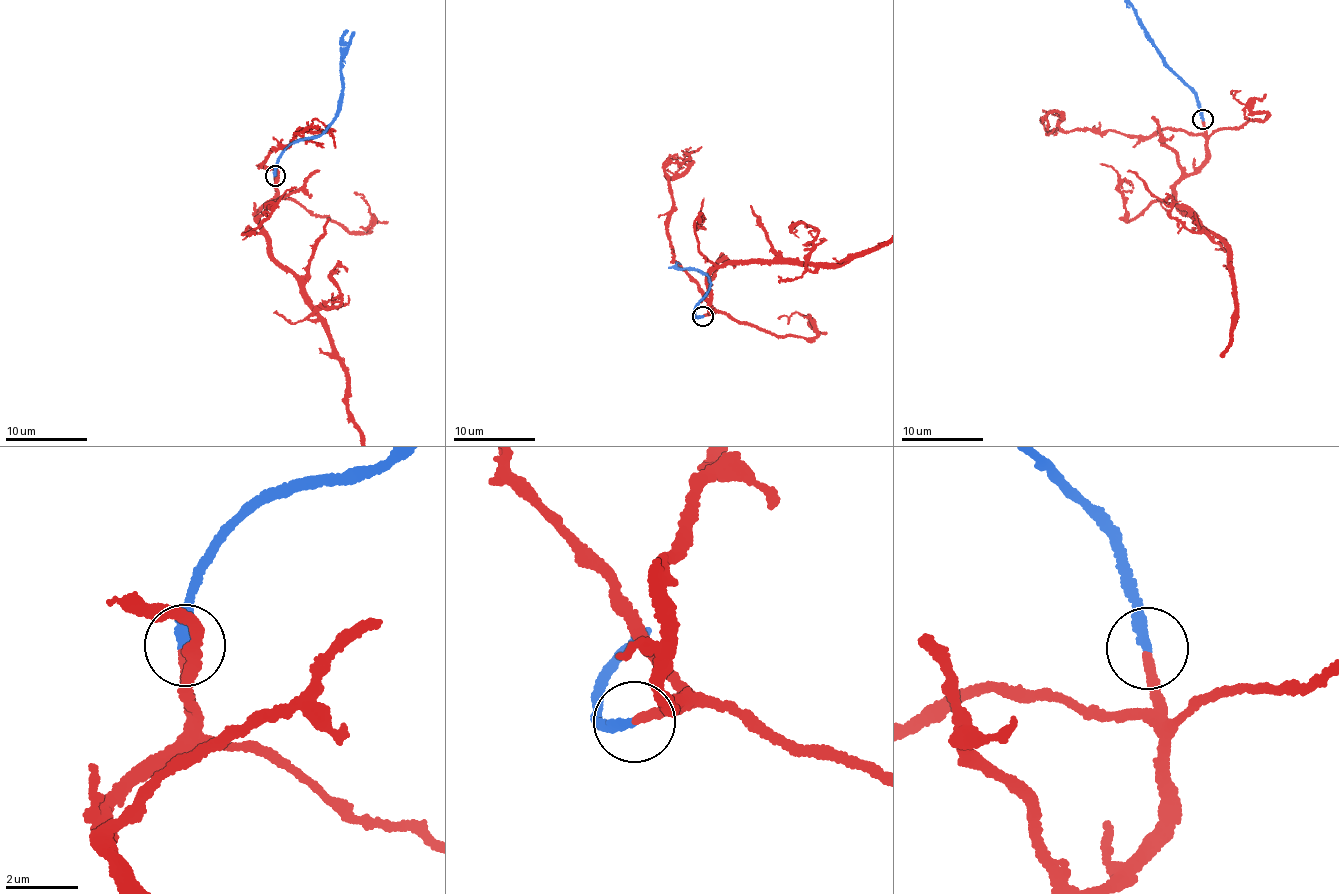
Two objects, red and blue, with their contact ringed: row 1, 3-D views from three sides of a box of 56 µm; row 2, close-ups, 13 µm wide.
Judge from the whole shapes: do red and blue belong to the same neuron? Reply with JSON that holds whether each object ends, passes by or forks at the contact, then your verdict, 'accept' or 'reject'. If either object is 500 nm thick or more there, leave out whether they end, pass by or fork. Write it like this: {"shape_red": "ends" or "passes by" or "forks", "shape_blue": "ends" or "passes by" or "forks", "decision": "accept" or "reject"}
{"shape_red": "ends", "shape_blue": "ends", "decision": "accept"}

